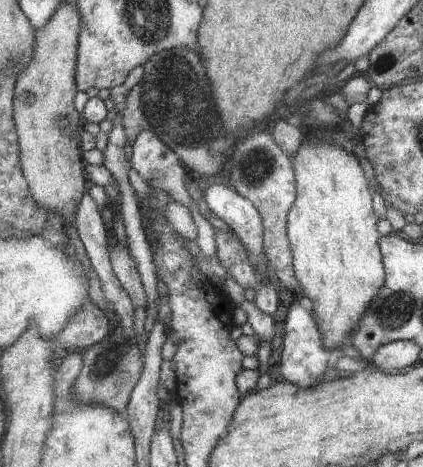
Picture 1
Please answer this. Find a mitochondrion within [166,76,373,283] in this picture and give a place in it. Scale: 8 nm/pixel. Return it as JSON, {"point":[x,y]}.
{"point":[256,165]}

